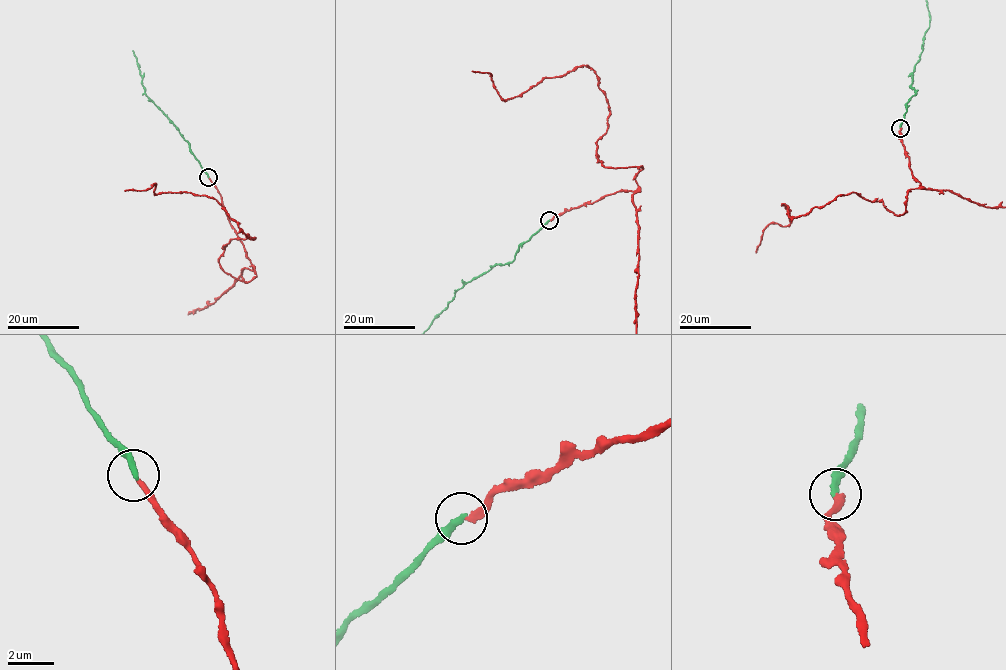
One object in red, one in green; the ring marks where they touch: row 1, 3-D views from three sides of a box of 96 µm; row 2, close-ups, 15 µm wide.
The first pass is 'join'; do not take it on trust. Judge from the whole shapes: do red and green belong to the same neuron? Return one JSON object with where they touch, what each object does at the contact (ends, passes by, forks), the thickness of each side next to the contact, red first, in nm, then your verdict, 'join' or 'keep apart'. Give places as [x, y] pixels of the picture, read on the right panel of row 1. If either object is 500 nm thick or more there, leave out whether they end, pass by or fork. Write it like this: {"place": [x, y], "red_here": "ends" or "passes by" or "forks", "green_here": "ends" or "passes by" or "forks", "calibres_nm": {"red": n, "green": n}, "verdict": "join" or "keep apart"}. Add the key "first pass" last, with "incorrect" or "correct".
{"place": [900, 128], "red_here": "ends", "green_here": "ends", "calibres_nm": {"red": 240, "green": 280}, "verdict": "keep apart", "first pass": "incorrect"}

